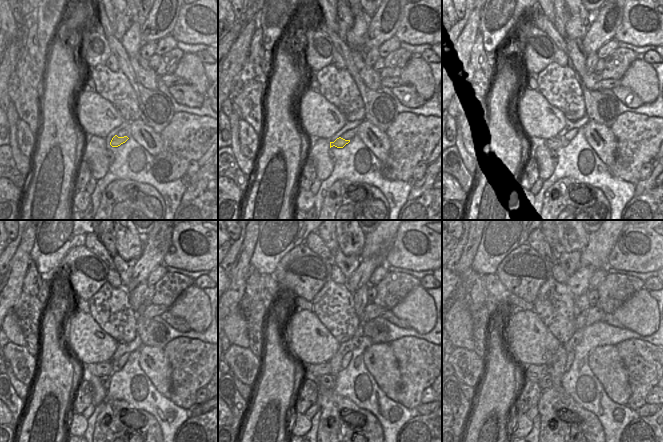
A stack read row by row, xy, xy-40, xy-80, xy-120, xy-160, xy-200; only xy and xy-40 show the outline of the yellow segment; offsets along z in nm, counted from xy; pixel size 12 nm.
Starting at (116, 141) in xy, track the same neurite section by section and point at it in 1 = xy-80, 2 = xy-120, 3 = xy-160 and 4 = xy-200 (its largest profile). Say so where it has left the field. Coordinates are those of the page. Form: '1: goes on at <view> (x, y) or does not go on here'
1: goes on at xy-80 (554, 143)
2: goes on at xy-120 (107, 368)
3: goes on at xy-160 (312, 371)
4: goes on at xy-200 (535, 373)

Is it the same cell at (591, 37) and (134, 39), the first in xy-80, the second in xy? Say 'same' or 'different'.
different

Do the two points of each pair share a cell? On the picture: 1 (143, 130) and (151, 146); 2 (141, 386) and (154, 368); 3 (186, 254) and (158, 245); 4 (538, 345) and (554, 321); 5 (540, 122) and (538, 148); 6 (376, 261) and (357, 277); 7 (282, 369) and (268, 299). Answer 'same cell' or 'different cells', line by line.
1: same cell
2: different cells
3: different cells
4: different cells
5: different cells
6: same cell
7: different cells

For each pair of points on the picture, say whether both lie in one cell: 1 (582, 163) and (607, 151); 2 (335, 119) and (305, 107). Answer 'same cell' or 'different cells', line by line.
1: different cells
2: same cell

